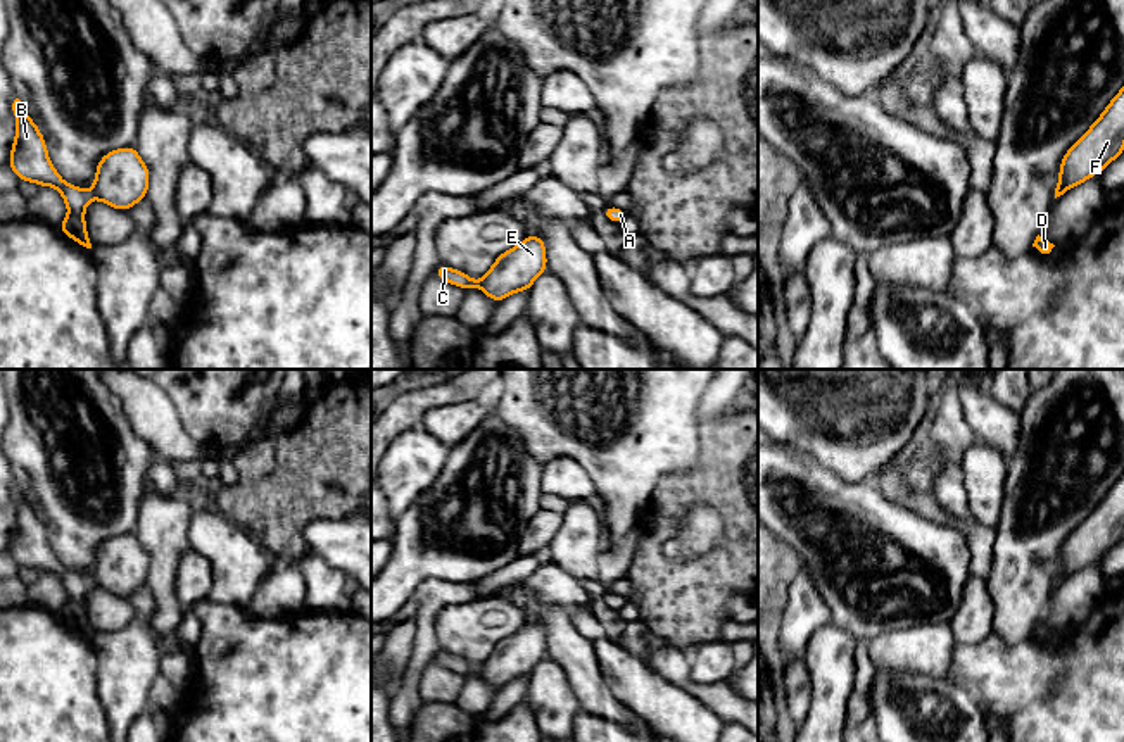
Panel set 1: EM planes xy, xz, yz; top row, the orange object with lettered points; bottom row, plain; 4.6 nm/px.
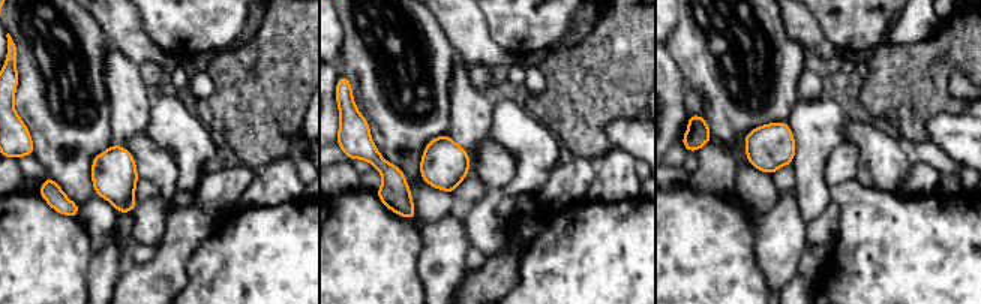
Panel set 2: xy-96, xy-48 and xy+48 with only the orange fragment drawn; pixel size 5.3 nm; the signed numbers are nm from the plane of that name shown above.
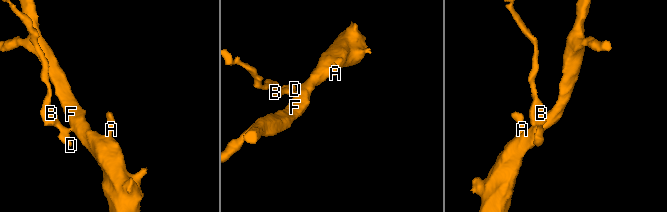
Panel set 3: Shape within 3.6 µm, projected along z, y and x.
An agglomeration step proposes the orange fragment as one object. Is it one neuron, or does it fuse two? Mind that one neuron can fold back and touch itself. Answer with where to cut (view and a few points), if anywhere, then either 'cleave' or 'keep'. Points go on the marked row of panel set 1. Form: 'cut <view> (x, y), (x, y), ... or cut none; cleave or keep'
cut xy (90, 192), (94, 195); cleave

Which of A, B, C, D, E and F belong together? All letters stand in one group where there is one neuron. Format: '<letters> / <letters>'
A E F / B C D

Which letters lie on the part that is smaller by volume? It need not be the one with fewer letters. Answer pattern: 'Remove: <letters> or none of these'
Remove: B, C, D

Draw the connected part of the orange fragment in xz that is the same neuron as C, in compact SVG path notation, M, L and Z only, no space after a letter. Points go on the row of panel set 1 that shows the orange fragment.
M439 264L433 273L437 278L440 278L454 286L459 286L463 290L478 286L477 280L473 280L468 274L464 274L463 271L452 269L445 264Z

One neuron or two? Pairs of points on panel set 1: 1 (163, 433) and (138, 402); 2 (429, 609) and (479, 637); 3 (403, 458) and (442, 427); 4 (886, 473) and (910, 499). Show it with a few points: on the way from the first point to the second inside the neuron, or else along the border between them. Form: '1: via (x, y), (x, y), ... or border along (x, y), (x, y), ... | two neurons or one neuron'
1: via (159, 427), (145, 409) | one neuron
2: border along (475, 599), (449, 603), (439, 611), (439, 649) | two neurons
3: border along (420, 427), (449, 447) | two neurons
4: via (891, 480), (903, 492) | one neuron

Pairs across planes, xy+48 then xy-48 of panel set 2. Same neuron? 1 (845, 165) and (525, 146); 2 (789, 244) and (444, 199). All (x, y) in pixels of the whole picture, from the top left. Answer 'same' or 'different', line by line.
1: different
2: different

